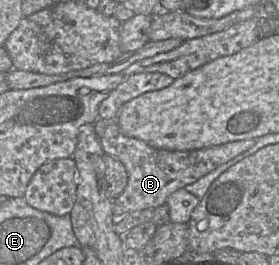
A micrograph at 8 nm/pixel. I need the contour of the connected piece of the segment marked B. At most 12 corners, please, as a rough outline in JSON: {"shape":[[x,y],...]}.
{"shape":[[106,121],[104,153],[128,182],[114,216],[155,209],[250,149],[256,139],[196,150],[153,147]]}

